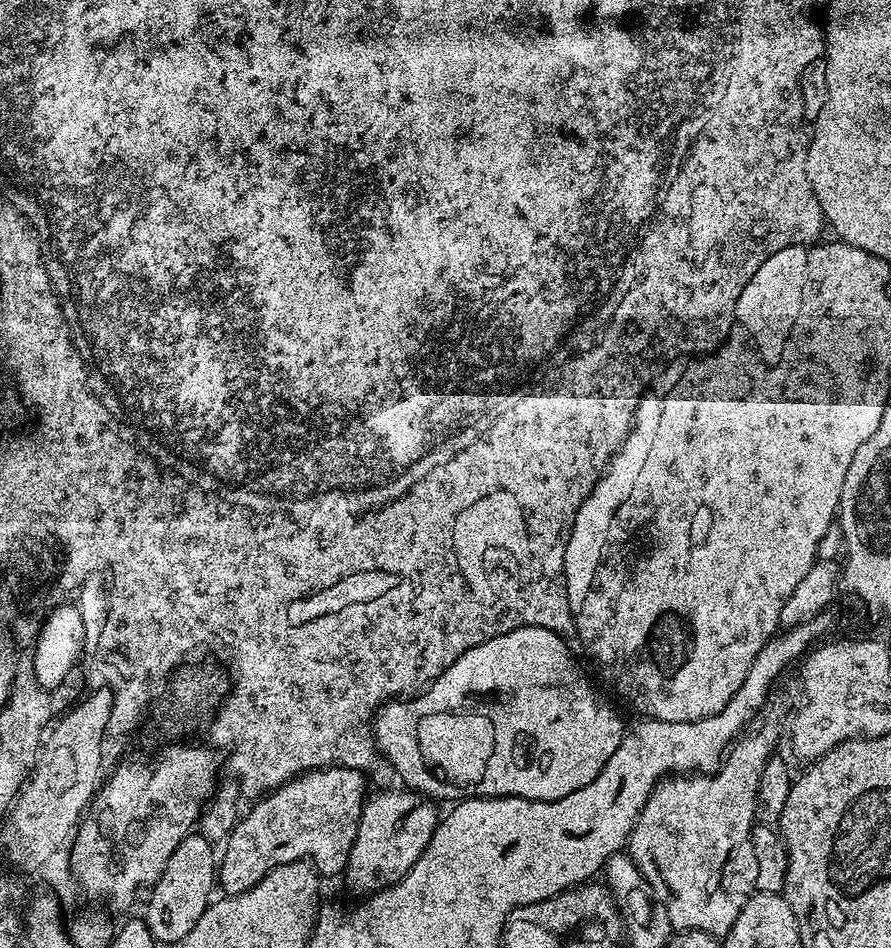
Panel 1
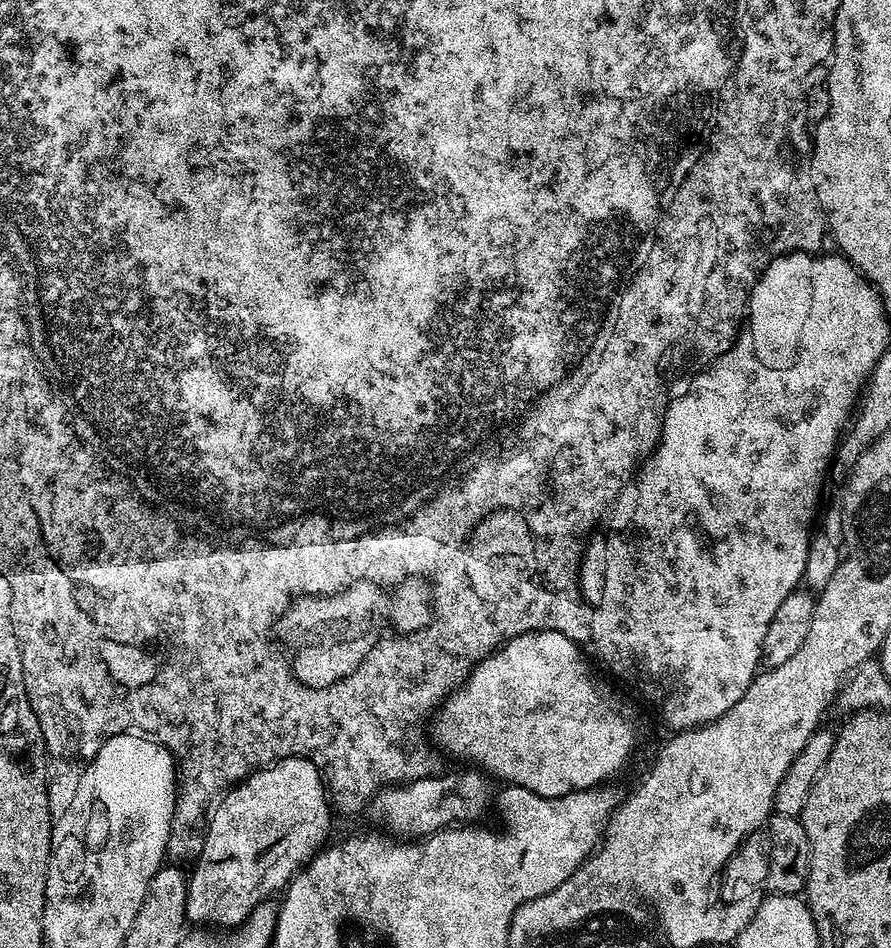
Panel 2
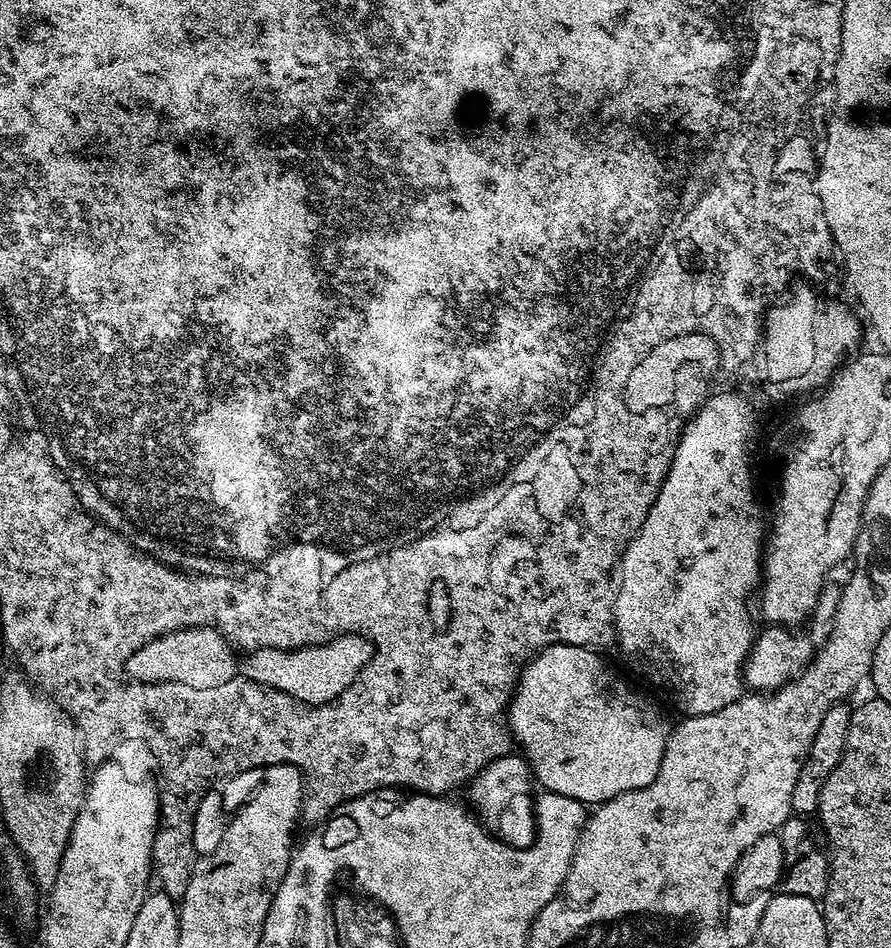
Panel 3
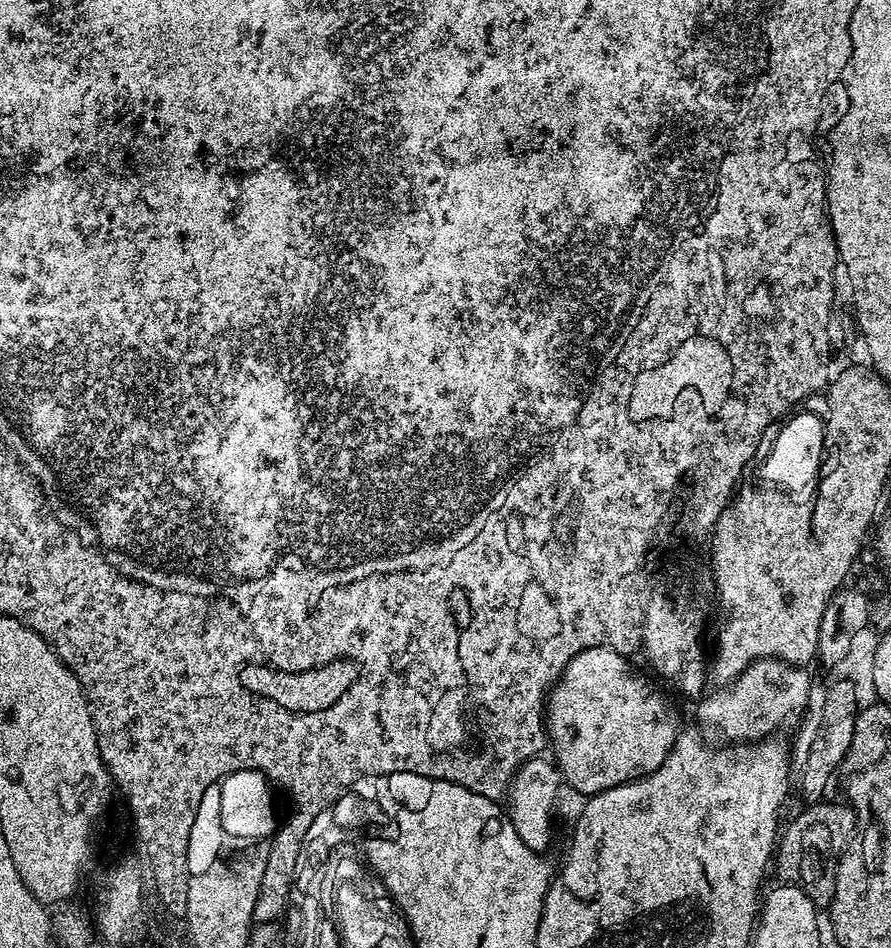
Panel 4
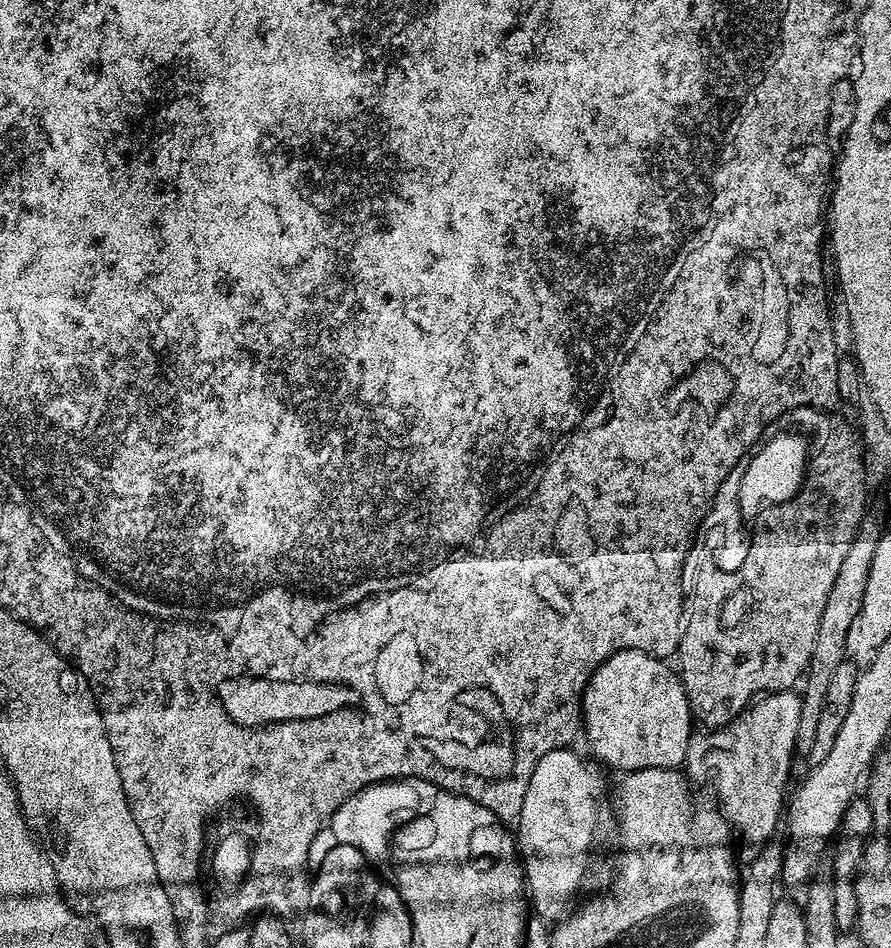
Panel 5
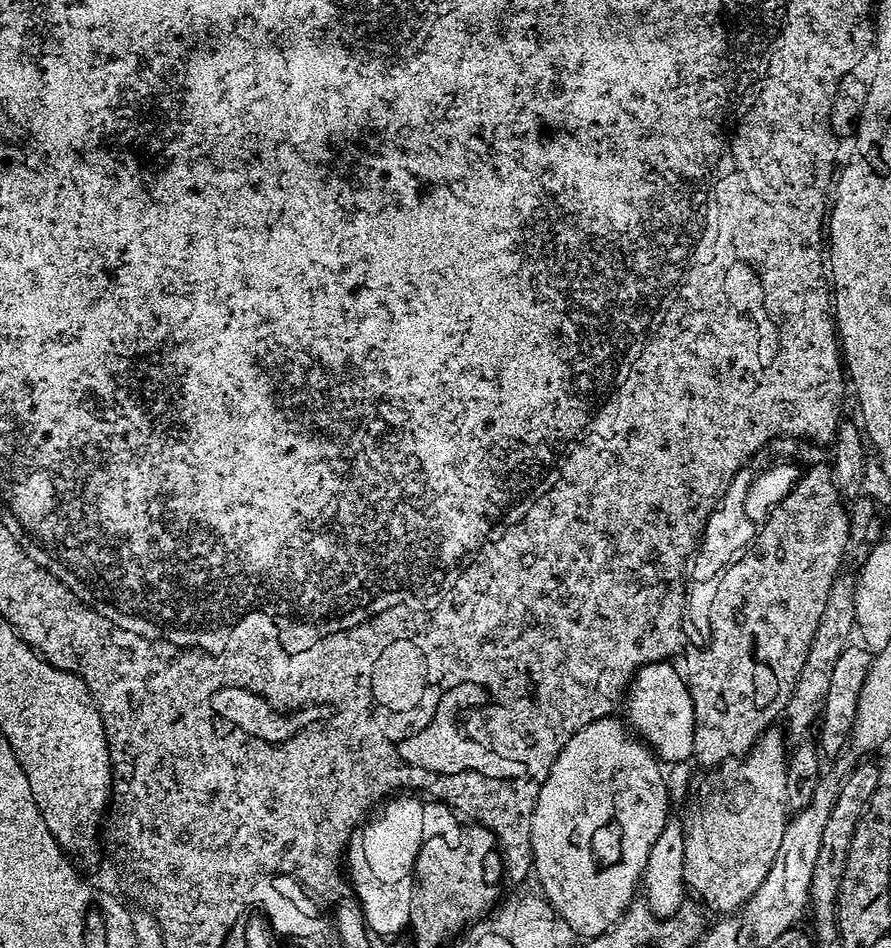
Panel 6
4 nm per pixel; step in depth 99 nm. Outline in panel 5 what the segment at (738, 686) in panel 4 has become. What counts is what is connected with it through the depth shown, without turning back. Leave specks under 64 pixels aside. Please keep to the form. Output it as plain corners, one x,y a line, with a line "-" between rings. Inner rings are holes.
789,690
787,692
769,692
761,695
759,699
748,705
735,720
725,724
723,728
714,728
711,730
696,730
693,731
690,742
688,743
688,759
686,761
687,767
692,768
708,768
708,772
712,775
712,784
716,787
716,796
718,807
724,814
724,819
728,821
729,825
741,836
744,840
749,840
750,843
756,844
755,846
763,846
769,840
777,835
776,827
781,827
782,817
786,812
786,794
784,796
784,787
788,784
788,775
792,772
792,758
797,755
795,748
795,739
798,731
798,720
802,715
803,702
801,697
795,691

